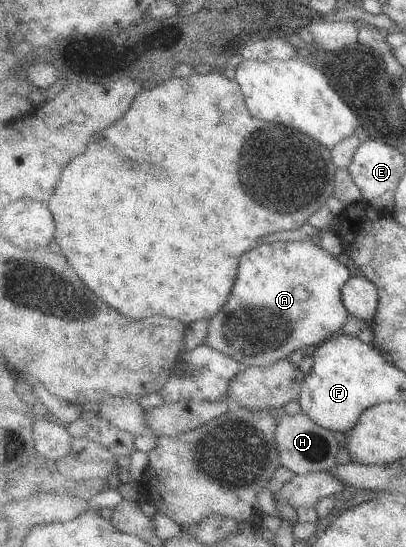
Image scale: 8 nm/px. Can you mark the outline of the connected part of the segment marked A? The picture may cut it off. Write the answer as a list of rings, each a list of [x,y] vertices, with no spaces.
[[[272,242],[254,248],[244,257],[236,291],[228,305],[210,321],[209,333],[204,343],[236,358],[244,368],[267,368],[292,357],[298,349],[324,344],[334,333],[342,333],[352,314],[343,300],[343,289],[352,278],[350,269],[340,263],[321,246],[307,242]]]

